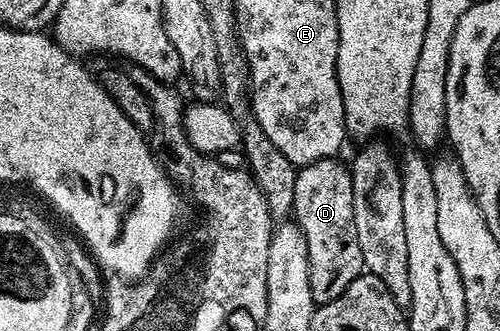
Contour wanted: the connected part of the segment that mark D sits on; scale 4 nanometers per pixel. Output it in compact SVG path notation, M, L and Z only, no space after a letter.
M326 158L308 166L298 167L297 184L293 188L293 218L301 228L307 245L307 259L309 260L309 292L313 296L316 306L329 304L329 300L337 300L341 292L357 276L364 273L361 244L357 244L357 224L353 224L353 180L351 171L335 158Z

